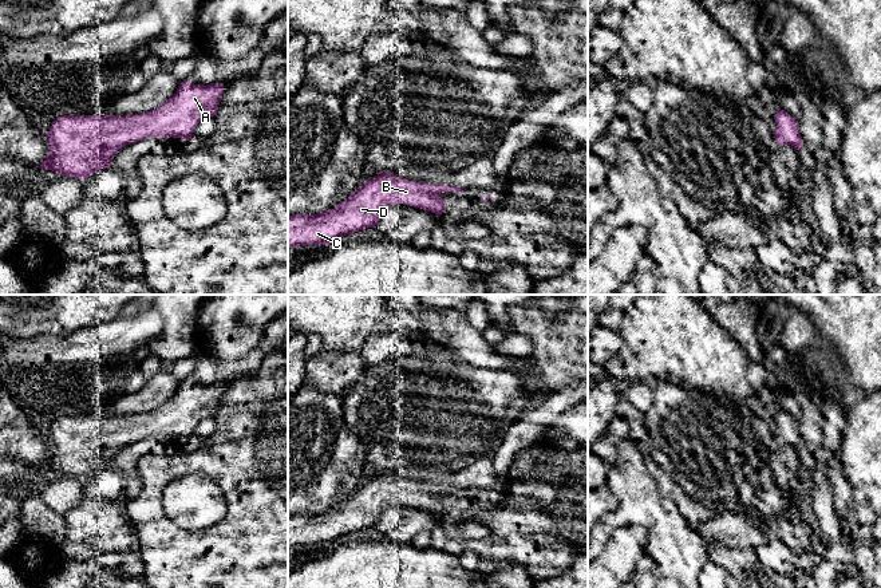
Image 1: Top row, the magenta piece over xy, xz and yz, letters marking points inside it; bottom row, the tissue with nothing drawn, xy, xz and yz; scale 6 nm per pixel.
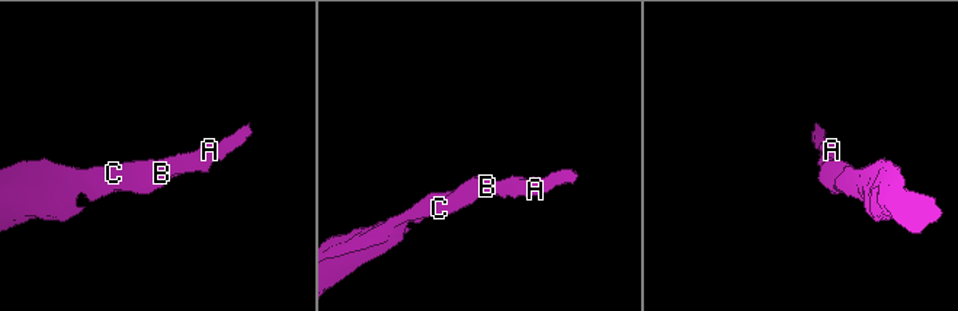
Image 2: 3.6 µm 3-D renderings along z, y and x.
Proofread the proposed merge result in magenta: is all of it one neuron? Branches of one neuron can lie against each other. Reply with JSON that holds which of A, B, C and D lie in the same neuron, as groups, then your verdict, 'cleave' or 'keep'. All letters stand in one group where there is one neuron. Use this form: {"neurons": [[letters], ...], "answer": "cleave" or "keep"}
{"neurons": [["A", "B", "C", "D"]], "answer": "keep"}

